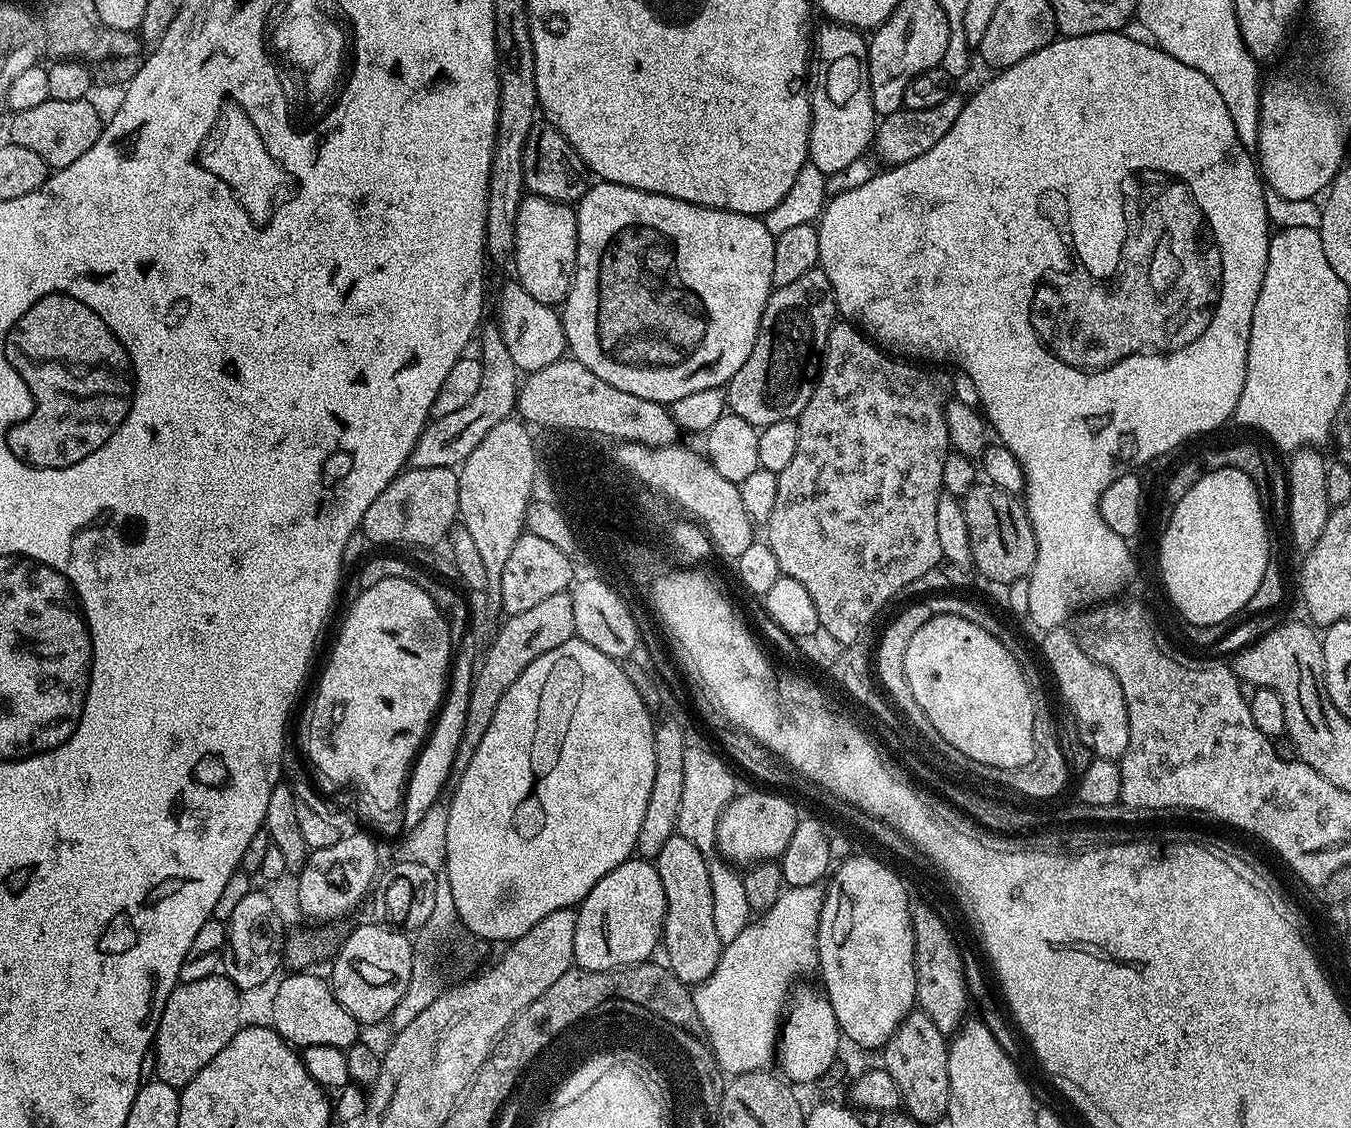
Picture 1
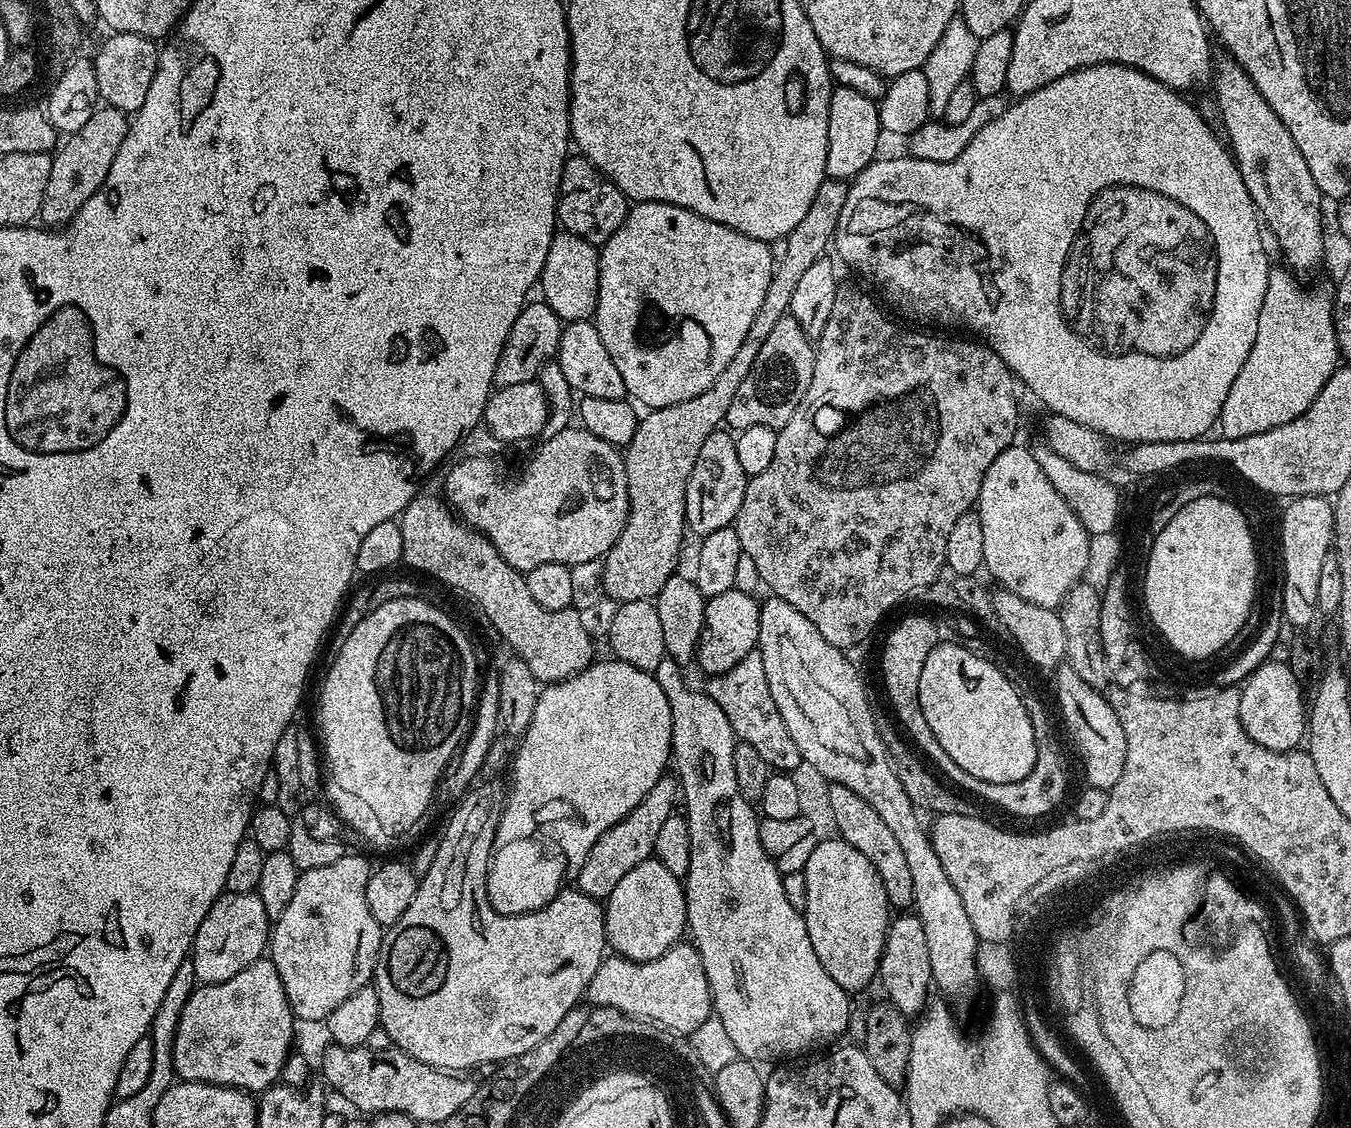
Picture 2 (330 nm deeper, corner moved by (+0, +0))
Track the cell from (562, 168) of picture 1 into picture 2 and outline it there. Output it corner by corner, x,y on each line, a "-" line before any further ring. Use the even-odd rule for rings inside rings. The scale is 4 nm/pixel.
569,155
562,170
562,182
556,203
556,218
563,231
602,246
610,238
610,234
614,234
614,230
622,226
629,207
630,201
622,194
622,190
618,190
614,182
607,180
585,156

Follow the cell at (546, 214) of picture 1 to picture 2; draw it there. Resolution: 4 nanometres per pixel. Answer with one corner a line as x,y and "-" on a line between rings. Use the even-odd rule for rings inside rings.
560,230
550,242
550,250
546,253
546,266
542,266
538,292
544,295
541,296
543,303
548,304
554,314
558,314
561,322
592,320
596,315
599,273
600,253
597,245

